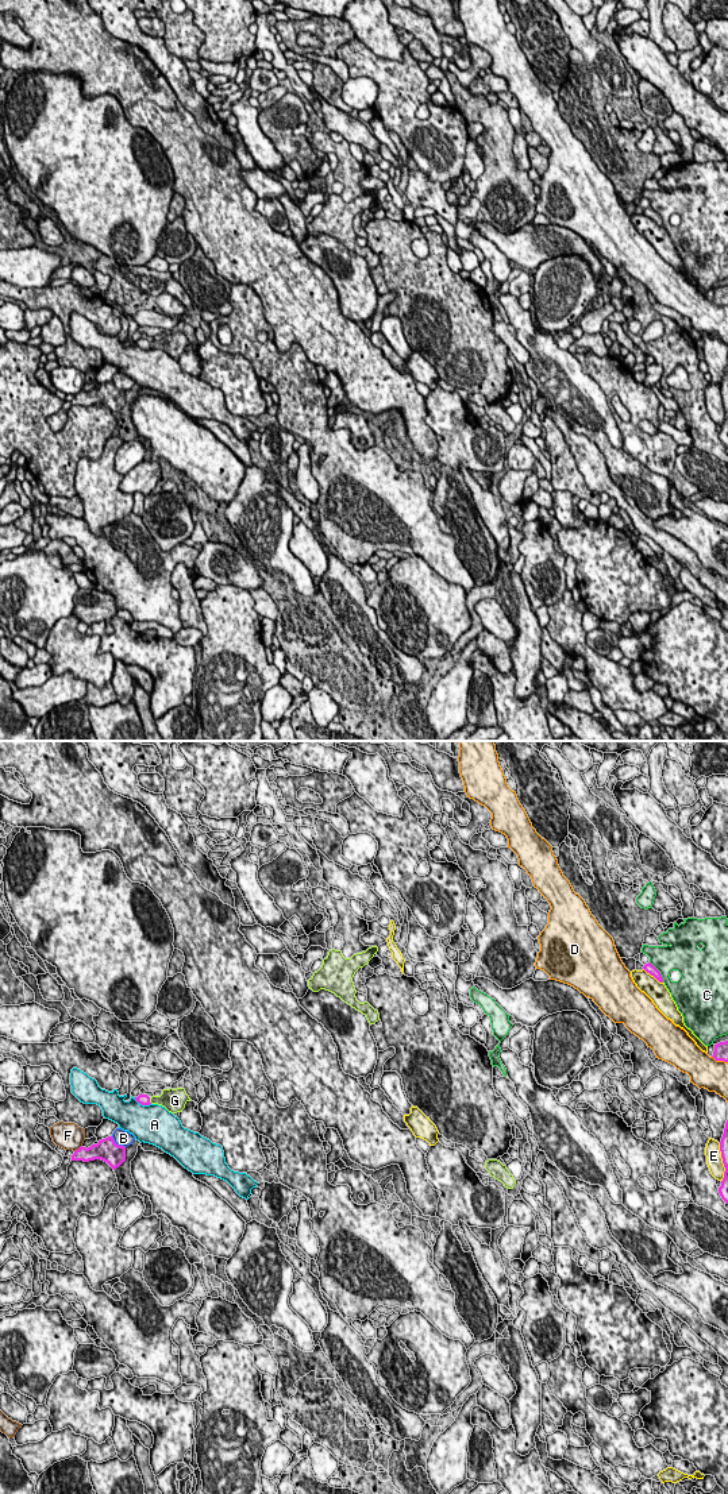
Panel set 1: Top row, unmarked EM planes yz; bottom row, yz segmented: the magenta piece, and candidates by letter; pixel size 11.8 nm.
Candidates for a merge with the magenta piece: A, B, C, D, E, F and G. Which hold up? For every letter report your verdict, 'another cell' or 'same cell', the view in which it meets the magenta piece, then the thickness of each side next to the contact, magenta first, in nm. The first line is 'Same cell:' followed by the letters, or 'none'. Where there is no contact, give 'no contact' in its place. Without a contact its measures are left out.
Same cell: G
A: another cell; contact in yz; calibres 130 and 440 nm
B: another cell; contact in yz; calibres 280 and 190 nm
C: another cell; contact in yz; calibres 120 and 320 nm
D: another cell; contact in yz; calibres 170 and 380 nm
E: another cell; contact in yz; calibres 100 and 190 nm
F: another cell; contact in yz; calibres 190 and 320 nm
G: same cell; contact in yz; calibres 130 and 240 nm

